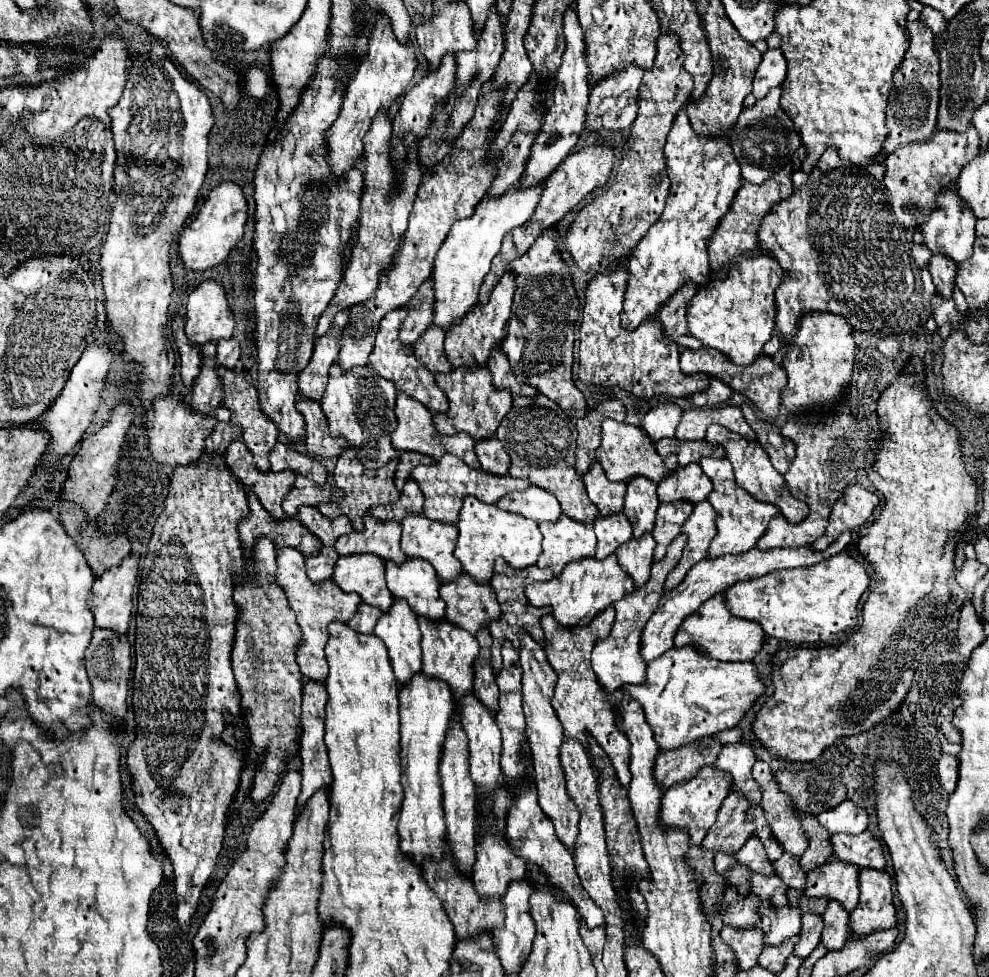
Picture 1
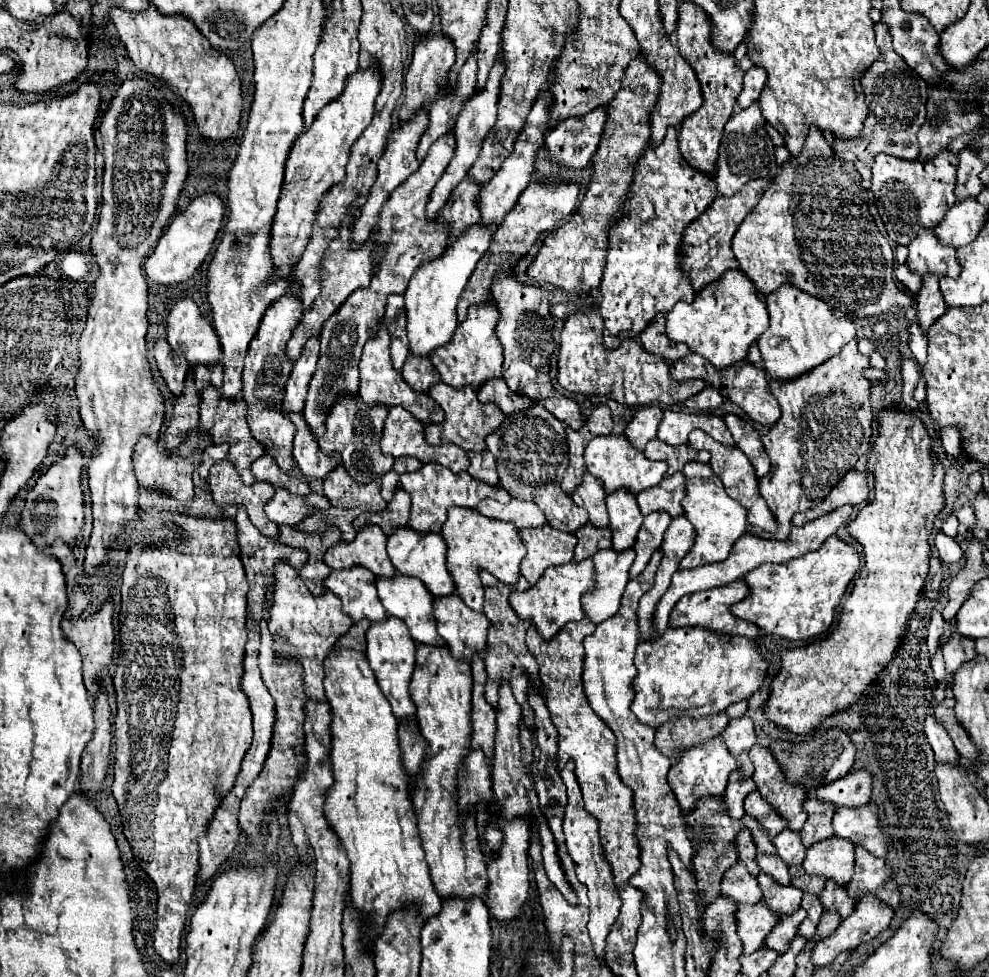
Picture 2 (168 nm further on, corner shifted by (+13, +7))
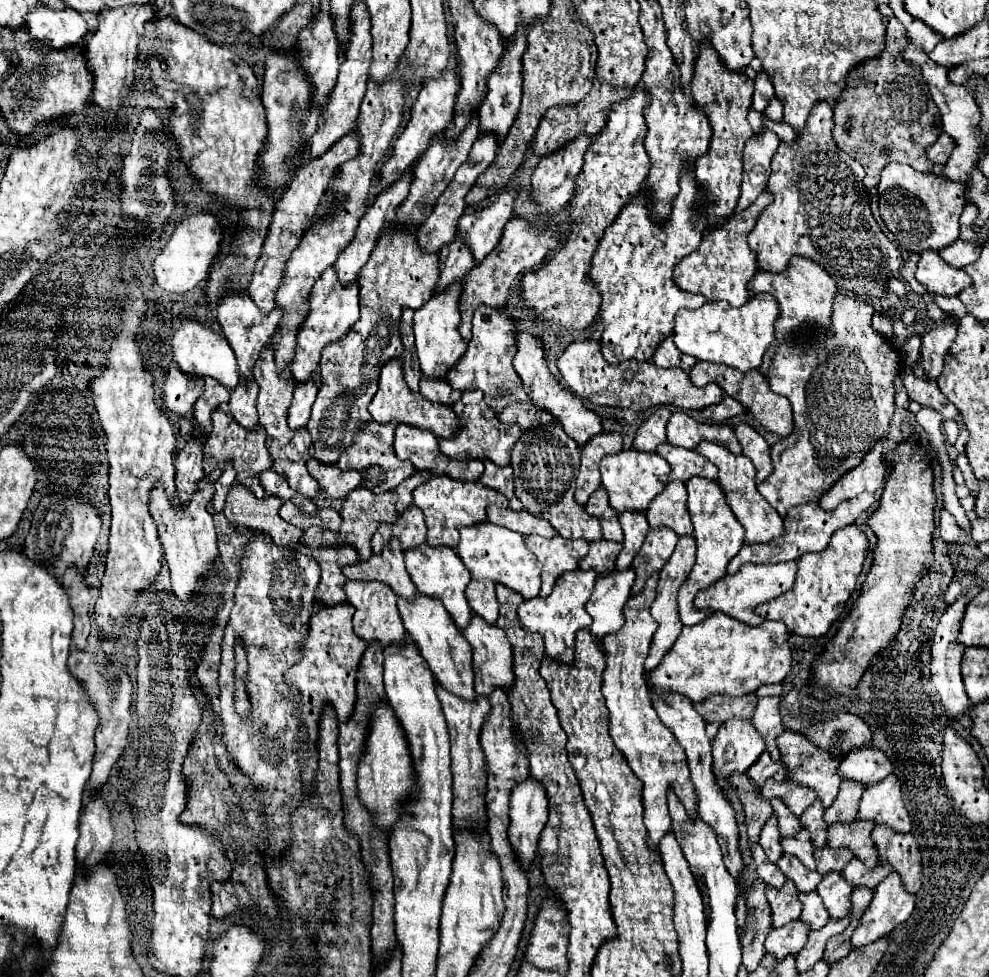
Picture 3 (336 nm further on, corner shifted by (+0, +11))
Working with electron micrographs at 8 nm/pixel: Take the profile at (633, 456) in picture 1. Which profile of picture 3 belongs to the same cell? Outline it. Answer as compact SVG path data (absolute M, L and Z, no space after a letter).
M635 448L621 450L617 454L607 454L601 460L601 482L607 488L609 502L617 512L625 510L647 510L649 502L663 492L665 484L661 482L661 476L669 474L671 466L657 454L657 452L639 452Z

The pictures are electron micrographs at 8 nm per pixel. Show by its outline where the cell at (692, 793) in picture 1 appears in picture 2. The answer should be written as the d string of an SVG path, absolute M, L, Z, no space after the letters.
M722 736L710 738L702 742L700 746L692 746L686 752L682 752L682 758L676 766L670 768L668 772L668 782L682 806L684 812L694 810L694 804L698 798L710 794L710 796L722 796L728 784L728 776L732 770L736 770L736 760L734 756L726 750L726 744L722 742Z

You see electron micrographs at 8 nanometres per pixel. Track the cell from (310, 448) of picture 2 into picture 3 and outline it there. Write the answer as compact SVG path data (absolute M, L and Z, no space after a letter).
M317 458L307 462L307 470L331 498L343 500L361 484L361 474L357 470L339 470L337 464L325 464Z

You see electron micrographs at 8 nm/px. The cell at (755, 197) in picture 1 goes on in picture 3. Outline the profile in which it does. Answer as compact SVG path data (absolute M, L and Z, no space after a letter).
M769 190L759 194L759 198L743 212L733 212L731 218L717 224L715 228L703 234L699 248L687 254L673 270L675 284L679 284L687 292L701 292L707 300L727 300L731 306L741 306L749 298L747 282L757 272L757 260L753 250L747 246L747 234L757 222L757 216L773 202Z

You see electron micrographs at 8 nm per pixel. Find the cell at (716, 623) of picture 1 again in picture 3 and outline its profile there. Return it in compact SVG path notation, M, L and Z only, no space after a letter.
M785 562L785 564L747 564L741 566L741 570L733 576L725 576L719 582L711 584L707 590L699 592L695 598L695 608L697 610L713 610L713 612L723 612L743 624L749 626L759 626L763 622L761 616L755 614L755 606L773 600L775 596L781 596L783 592L791 590L795 582L795 562Z

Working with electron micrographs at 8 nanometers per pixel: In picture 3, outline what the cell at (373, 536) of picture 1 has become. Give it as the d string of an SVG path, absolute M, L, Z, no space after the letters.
M391 538L381 554L371 554L369 560L359 560L357 564L343 566L343 574L349 580L381 580L389 584L395 594L403 598L413 598L417 594L415 584L405 570L401 542Z

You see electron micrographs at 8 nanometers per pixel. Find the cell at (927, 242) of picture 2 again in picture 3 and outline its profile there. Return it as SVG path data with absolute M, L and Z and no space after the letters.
M931 248L921 254L915 278L927 290L947 296L957 296L963 288L971 286L971 276L965 270L947 266L947 262L943 262L939 252Z

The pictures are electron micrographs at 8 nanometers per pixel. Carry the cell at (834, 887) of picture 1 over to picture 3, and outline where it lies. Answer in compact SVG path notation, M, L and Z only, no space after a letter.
M855 820L847 826L829 826L827 846L833 850L851 850L855 858L859 858L867 868L877 866L877 850L871 842L871 822Z

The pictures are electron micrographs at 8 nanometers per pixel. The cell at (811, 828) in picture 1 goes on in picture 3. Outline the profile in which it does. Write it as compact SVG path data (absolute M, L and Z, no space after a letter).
M841 782L841 790L833 802L833 806L829 810L825 810L825 824L847 824L853 822L857 818L857 808L859 808L859 800L863 794L865 786L859 786L855 782Z

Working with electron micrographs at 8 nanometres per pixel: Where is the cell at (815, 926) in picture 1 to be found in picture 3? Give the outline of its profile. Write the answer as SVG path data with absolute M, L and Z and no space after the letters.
M841 872L827 874L817 886L817 894L821 896L831 920L841 920L845 918L847 910L851 910L851 892L853 888L843 880Z

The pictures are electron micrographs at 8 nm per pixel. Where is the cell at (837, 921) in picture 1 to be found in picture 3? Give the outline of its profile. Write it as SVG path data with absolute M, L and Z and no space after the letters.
M853 858L845 870L843 870L843 878L847 878L847 882L855 888L865 886L865 888L875 888L887 874L889 874L889 866L877 866L873 870L865 868L857 858Z

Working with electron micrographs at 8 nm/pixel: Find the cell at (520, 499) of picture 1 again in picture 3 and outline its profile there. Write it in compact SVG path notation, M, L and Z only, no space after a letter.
M489 506L487 508L487 520L493 522L493 524L497 524L497 526L521 532L523 536L527 536L527 534L539 534L539 536L551 538L551 536L557 534L555 528L551 528L551 522L547 522L545 518L539 518L535 514L529 514L527 510Z

